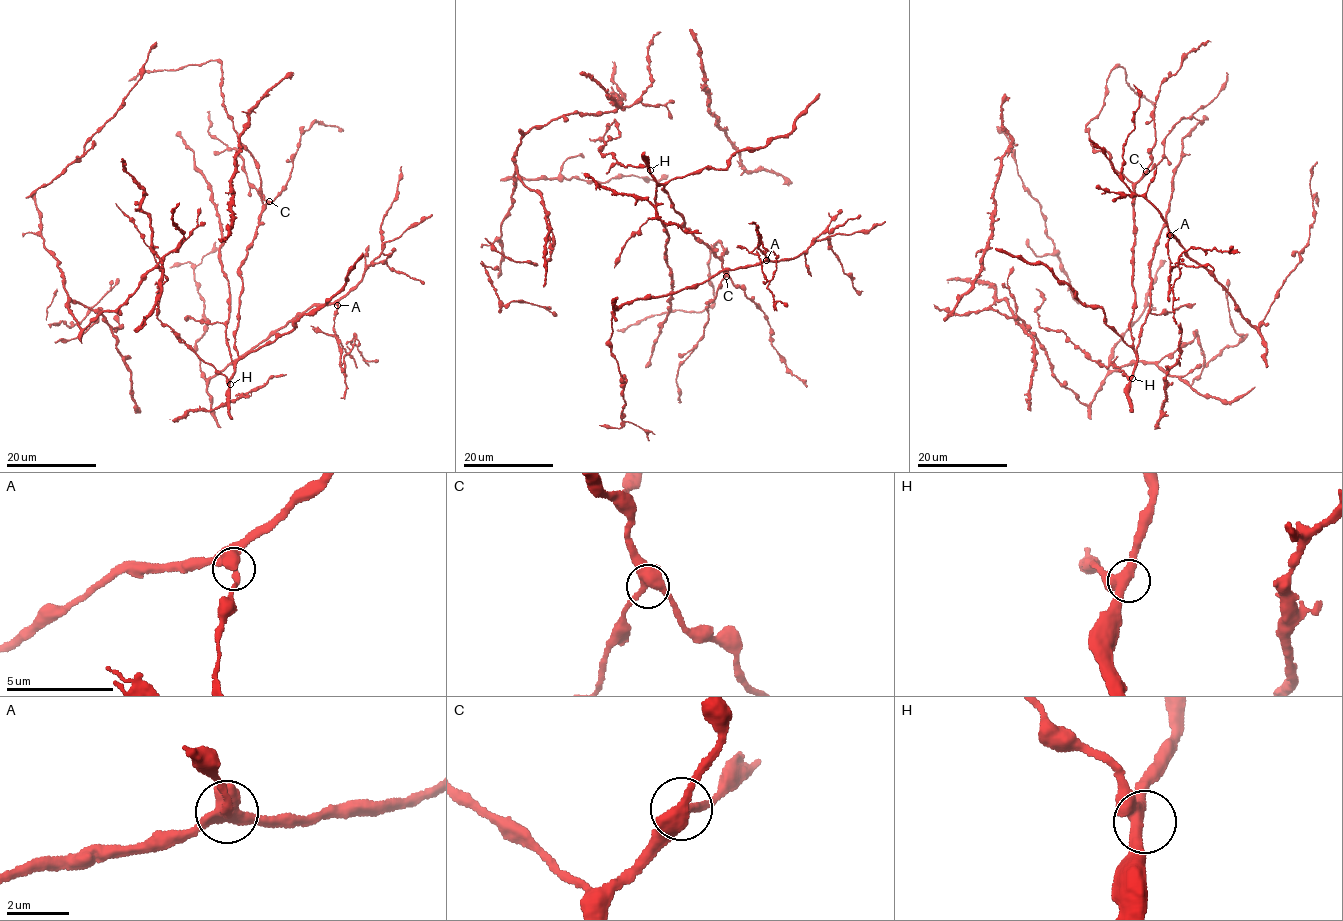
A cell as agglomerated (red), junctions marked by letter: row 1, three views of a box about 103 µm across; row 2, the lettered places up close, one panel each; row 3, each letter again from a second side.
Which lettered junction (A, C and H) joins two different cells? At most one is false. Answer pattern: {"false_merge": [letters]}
{"false_merge": ["A"]}

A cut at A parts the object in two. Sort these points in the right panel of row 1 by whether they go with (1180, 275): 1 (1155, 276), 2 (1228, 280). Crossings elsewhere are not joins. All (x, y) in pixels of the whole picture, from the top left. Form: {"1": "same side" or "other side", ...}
{"1": "other side", "2": "other side"}

